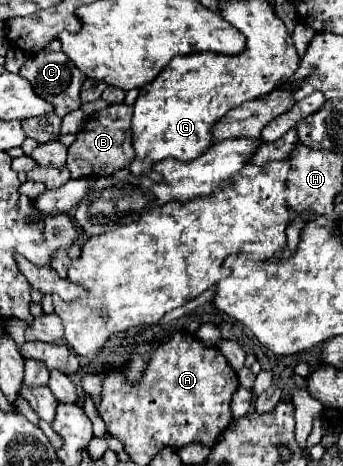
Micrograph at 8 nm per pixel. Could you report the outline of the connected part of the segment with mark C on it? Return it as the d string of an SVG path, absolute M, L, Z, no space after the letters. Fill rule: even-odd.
M57 38L53 42L49 42L45 46L45 50L29 56L29 60L25 62L25 66L19 70L19 76L23 76L25 80L29 80L29 84L37 92L37 96L41 96L43 100L47 100L55 108L57 116L61 116L61 118L81 106L79 90L81 90L81 84L85 82L87 76L83 72L79 72L77 66L63 54L61 42Z

